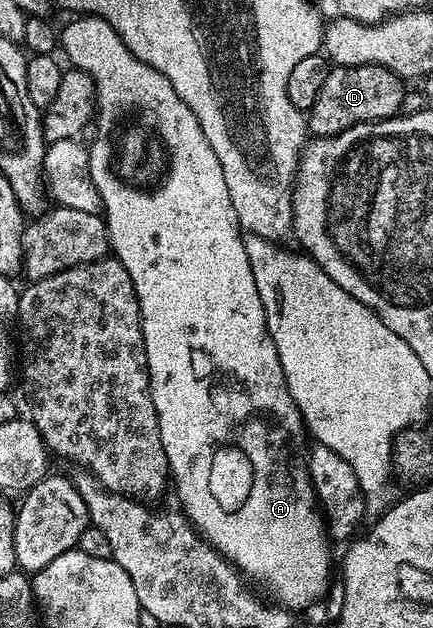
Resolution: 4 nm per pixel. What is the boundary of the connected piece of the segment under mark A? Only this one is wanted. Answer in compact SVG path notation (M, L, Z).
M75 16L72 19L72 22L61 30L61 50L67 53L67 58L71 61L68 63L74 69L85 72L95 82L95 135L87 146L89 176L103 201L101 214L107 223L110 253L118 258L125 272L129 272L133 280L141 316L147 371L151 377L153 408L159 417L161 444L165 448L173 490L175 486L180 500L183 501L181 510L187 521L218 554L223 555L248 583L256 587L264 586L268 590L266 593L278 605L298 612L313 605L326 592L327 585L331 582L331 550L327 547L329 531L317 505L311 473L307 470L304 455L295 451L295 445L303 436L305 438L303 417L285 384L285 372L281 368L277 348L267 331L267 317L261 304L261 292L257 292L257 280L253 280L253 268L249 268L249 256L245 252L245 234L239 228L237 212L233 212L233 200L229 200L229 188L225 185L225 175L221 172L221 163L217 161L217 152L209 148L209 140L205 140L205 132L201 132L197 116L193 116L189 104L185 104L185 100L181 100L181 96L173 92L173 84L165 80L165 76L156 66L137 60L137 56L129 52L121 36L117 36L115 29L104 18Z

